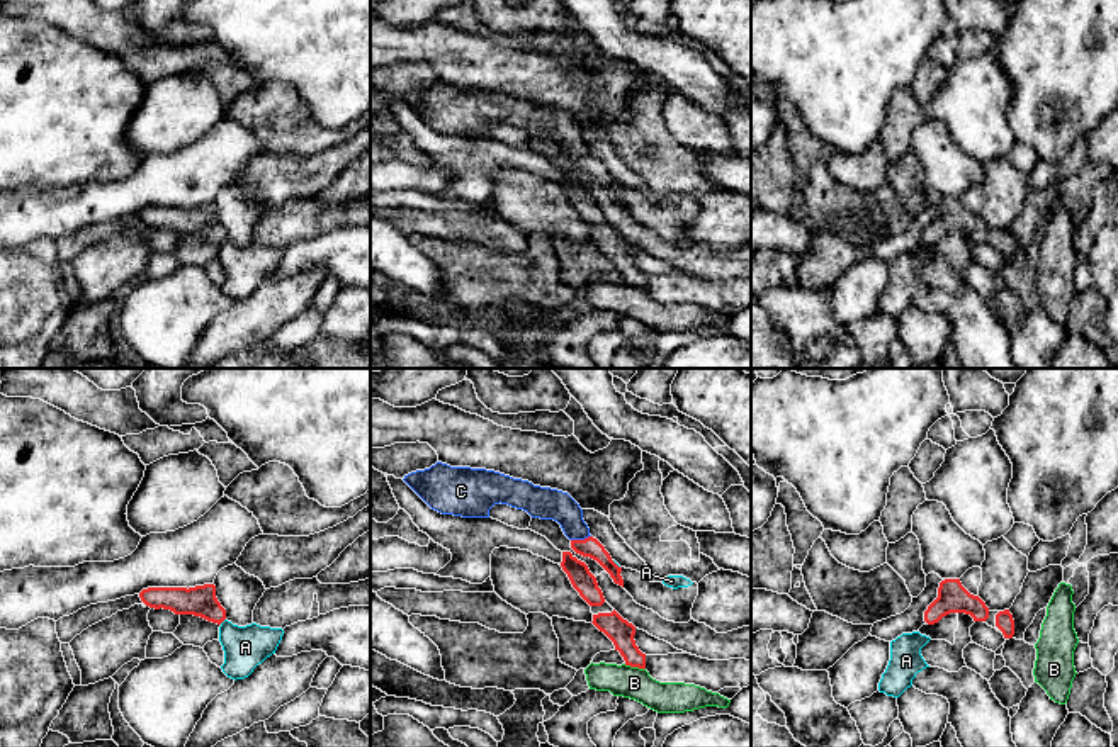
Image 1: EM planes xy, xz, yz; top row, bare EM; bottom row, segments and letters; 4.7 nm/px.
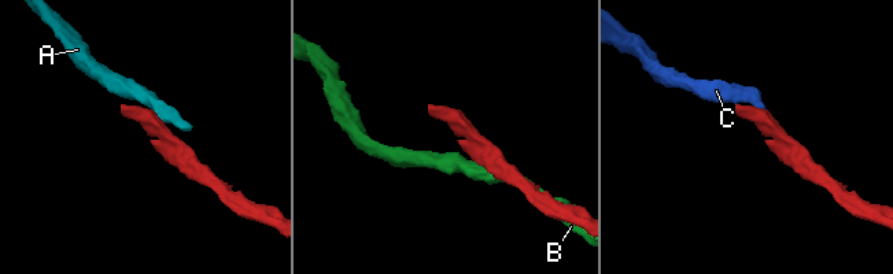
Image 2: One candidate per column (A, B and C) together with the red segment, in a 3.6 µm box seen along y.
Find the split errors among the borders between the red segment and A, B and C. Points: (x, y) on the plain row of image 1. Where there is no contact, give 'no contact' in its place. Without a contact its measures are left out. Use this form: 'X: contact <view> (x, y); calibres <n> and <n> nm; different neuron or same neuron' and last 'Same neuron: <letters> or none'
A: contact xy (221, 241); calibres 140 and 200 nm; different neuron
B: contact xz (634, 286); calibres 120 and 150 nm; different neuron
C: contact xz (580, 160); calibres 100 and 150 nm; same neuron
Same neuron: C

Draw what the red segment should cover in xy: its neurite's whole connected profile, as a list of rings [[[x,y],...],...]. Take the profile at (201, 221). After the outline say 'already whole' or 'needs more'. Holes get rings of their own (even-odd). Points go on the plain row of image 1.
[[[204,204],[195,207],[148,207],[139,212],[141,221],[155,229],[170,229],[175,234],[194,234],[221,244],[226,229],[216,217],[216,205]]]; already whole

